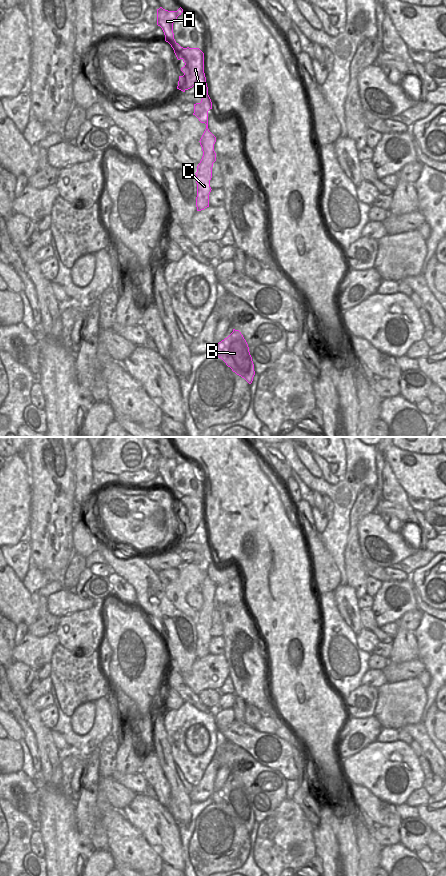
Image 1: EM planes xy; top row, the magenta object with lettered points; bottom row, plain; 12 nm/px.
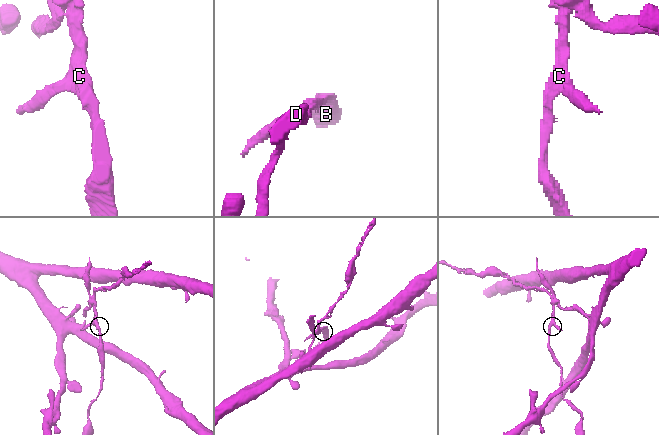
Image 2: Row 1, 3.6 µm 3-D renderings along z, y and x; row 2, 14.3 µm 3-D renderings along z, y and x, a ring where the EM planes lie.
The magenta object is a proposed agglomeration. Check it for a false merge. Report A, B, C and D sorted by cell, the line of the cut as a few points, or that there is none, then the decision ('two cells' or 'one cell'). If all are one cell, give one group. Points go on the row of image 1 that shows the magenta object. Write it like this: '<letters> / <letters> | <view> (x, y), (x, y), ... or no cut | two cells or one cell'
A B C / D | xy (184, 48), (175, 54) | two cells

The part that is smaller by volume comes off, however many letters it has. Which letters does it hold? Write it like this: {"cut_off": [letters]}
{"cut_off": ["D"]}

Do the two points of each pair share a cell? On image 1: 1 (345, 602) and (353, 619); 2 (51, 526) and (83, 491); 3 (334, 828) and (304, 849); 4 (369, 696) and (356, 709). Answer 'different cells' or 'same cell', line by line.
1: same cell
2: different cells
3: different cells
4: same cell

